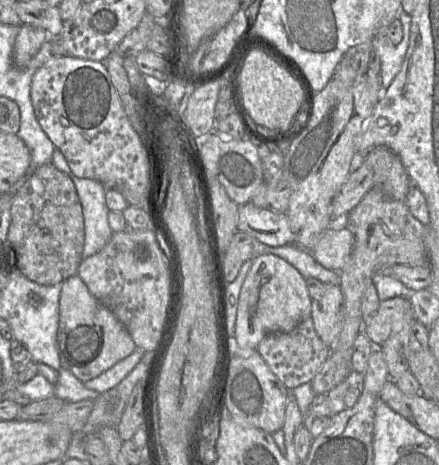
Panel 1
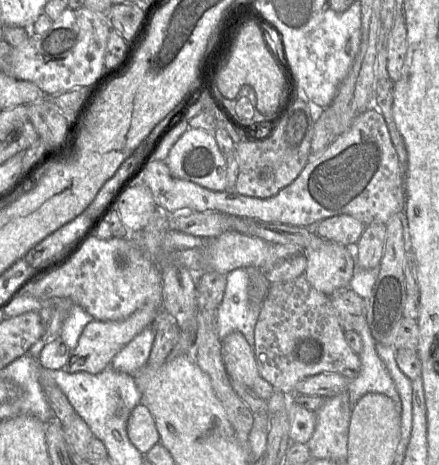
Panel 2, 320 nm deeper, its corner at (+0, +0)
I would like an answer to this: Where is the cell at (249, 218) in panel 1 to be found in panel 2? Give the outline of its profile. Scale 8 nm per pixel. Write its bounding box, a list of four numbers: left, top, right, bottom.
[314,214,365,245]

